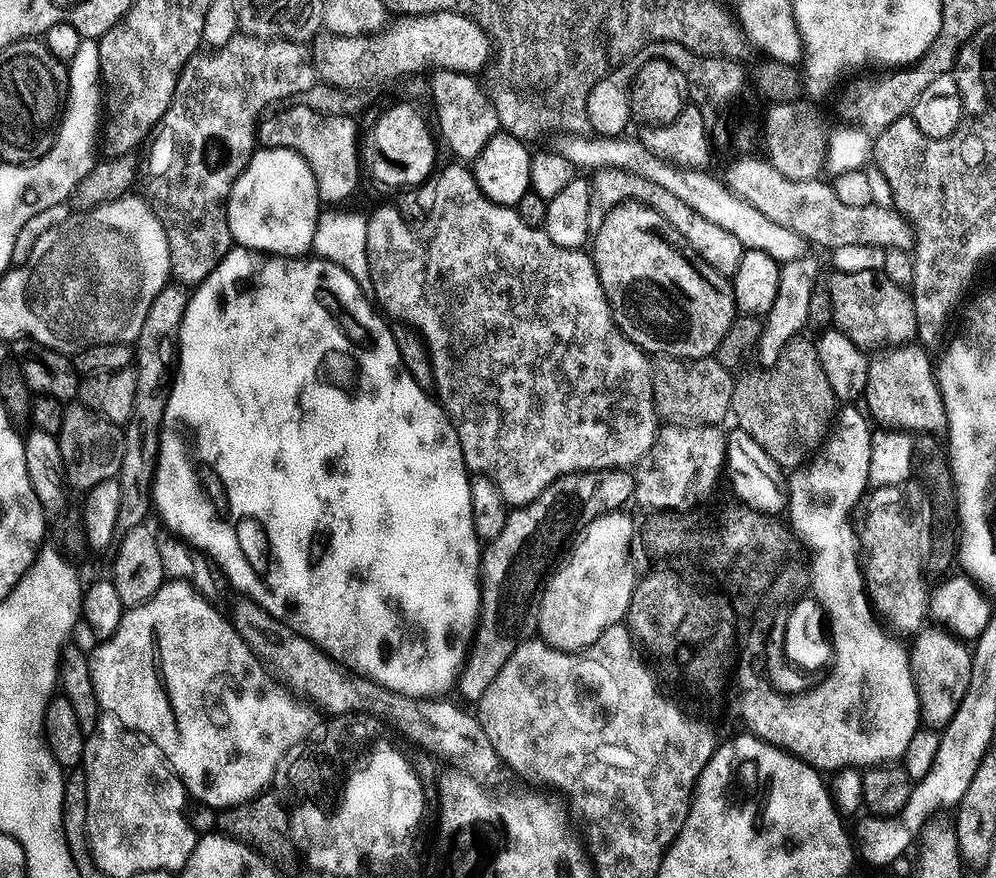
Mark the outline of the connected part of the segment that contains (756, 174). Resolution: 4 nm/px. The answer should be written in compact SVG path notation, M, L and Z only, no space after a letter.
M736 158L731 161L728 173L722 176L728 189L741 200L752 204L763 216L783 228L796 232L809 245L835 250L842 246L870 246L885 250L897 248L911 253L917 245L917 229L907 216L892 206L879 208L874 202L868 208L842 206L835 187L823 184L823 179L790 181L780 176L767 159Z

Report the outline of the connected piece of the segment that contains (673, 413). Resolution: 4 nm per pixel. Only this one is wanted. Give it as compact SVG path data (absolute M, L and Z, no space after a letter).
M714 358L695 361L687 366L681 361L668 360L652 376L654 396L659 410L668 417L686 424L723 425L731 413L735 379Z

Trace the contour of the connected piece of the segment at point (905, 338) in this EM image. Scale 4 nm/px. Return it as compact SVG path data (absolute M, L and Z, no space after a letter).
M836 272L833 277L828 292L832 295L835 327L861 352L884 354L889 350L911 345L917 339L915 302L895 280L888 279L887 275L880 272Z

